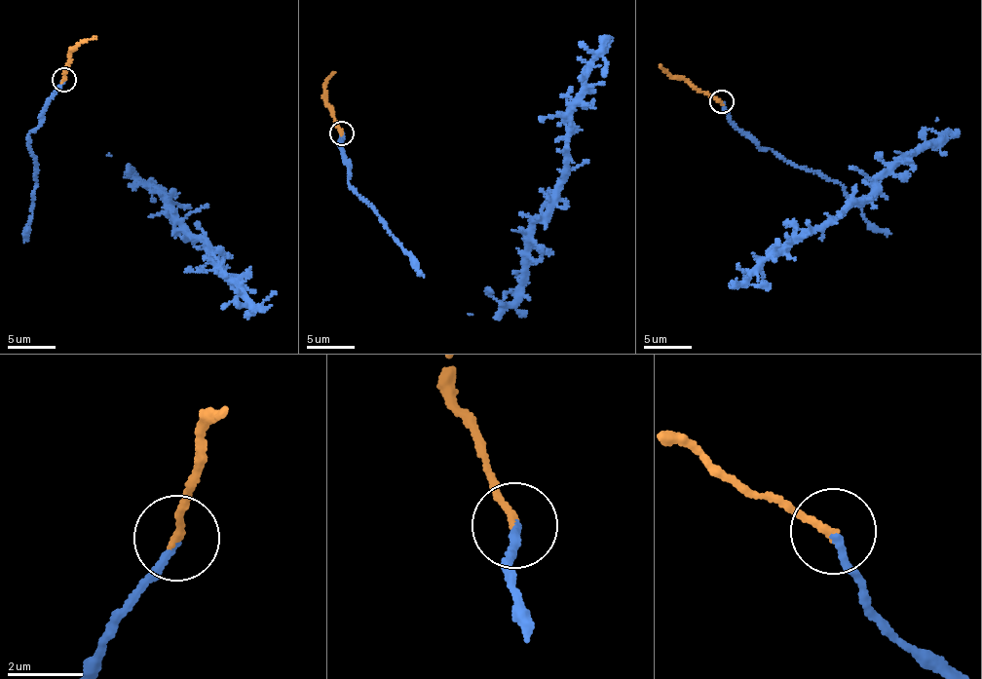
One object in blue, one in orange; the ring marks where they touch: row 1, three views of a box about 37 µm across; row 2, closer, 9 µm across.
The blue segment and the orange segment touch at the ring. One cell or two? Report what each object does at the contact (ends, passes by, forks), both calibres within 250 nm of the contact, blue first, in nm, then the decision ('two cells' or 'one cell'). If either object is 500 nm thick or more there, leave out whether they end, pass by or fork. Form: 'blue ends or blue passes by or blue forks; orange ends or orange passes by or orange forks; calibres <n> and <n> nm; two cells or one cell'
blue ends; orange ends; calibres 200 and 200 nm; one cell

